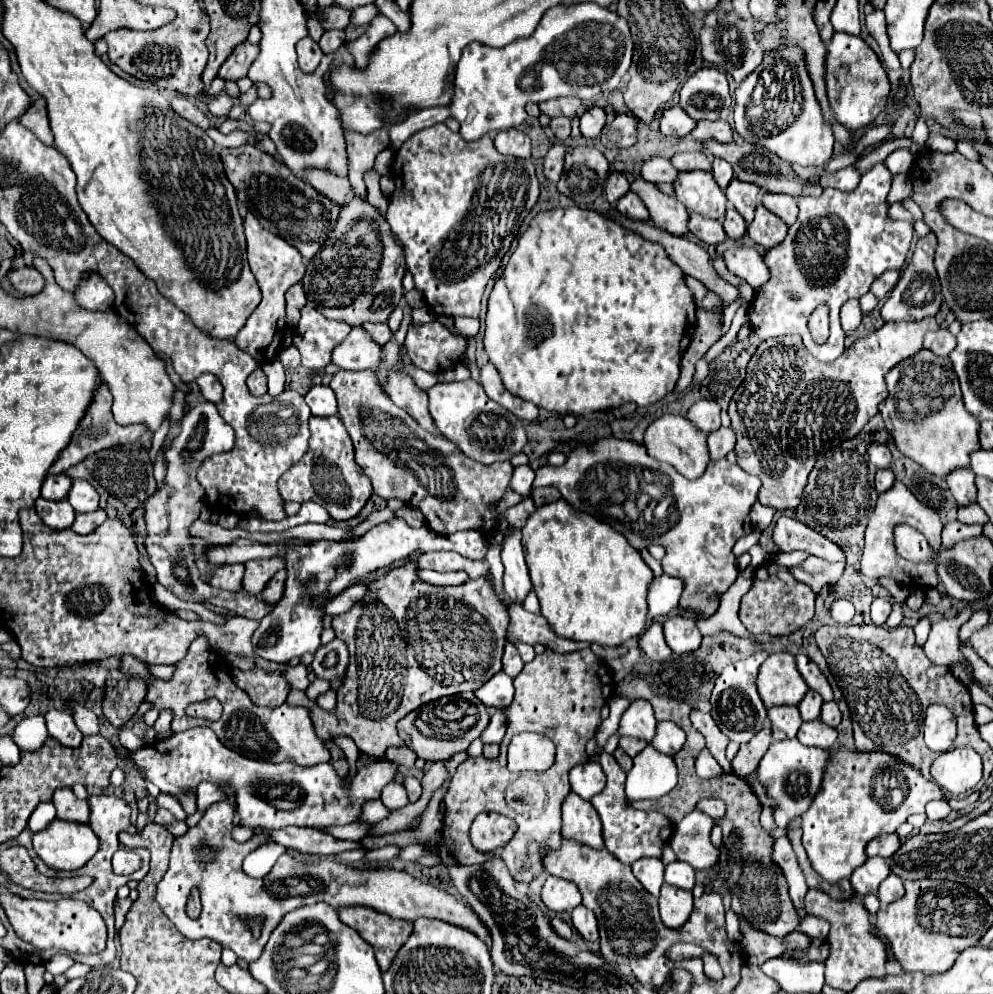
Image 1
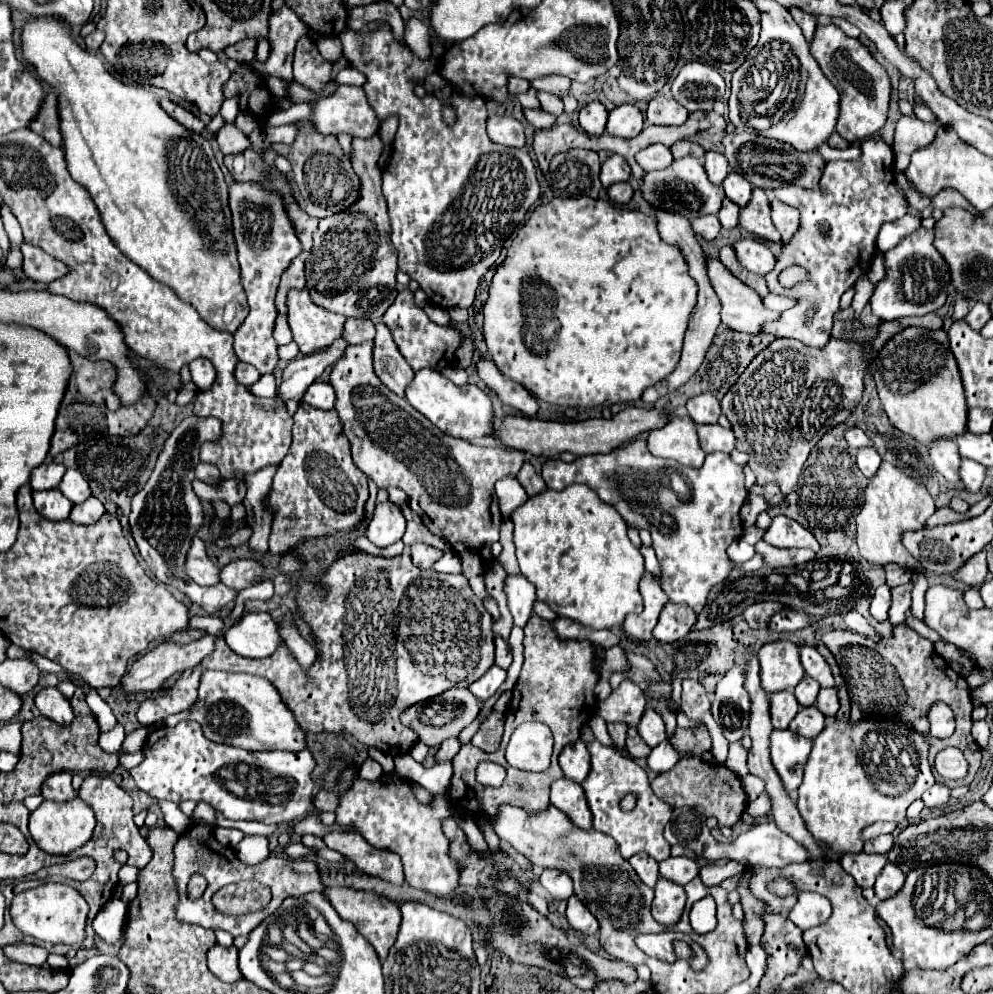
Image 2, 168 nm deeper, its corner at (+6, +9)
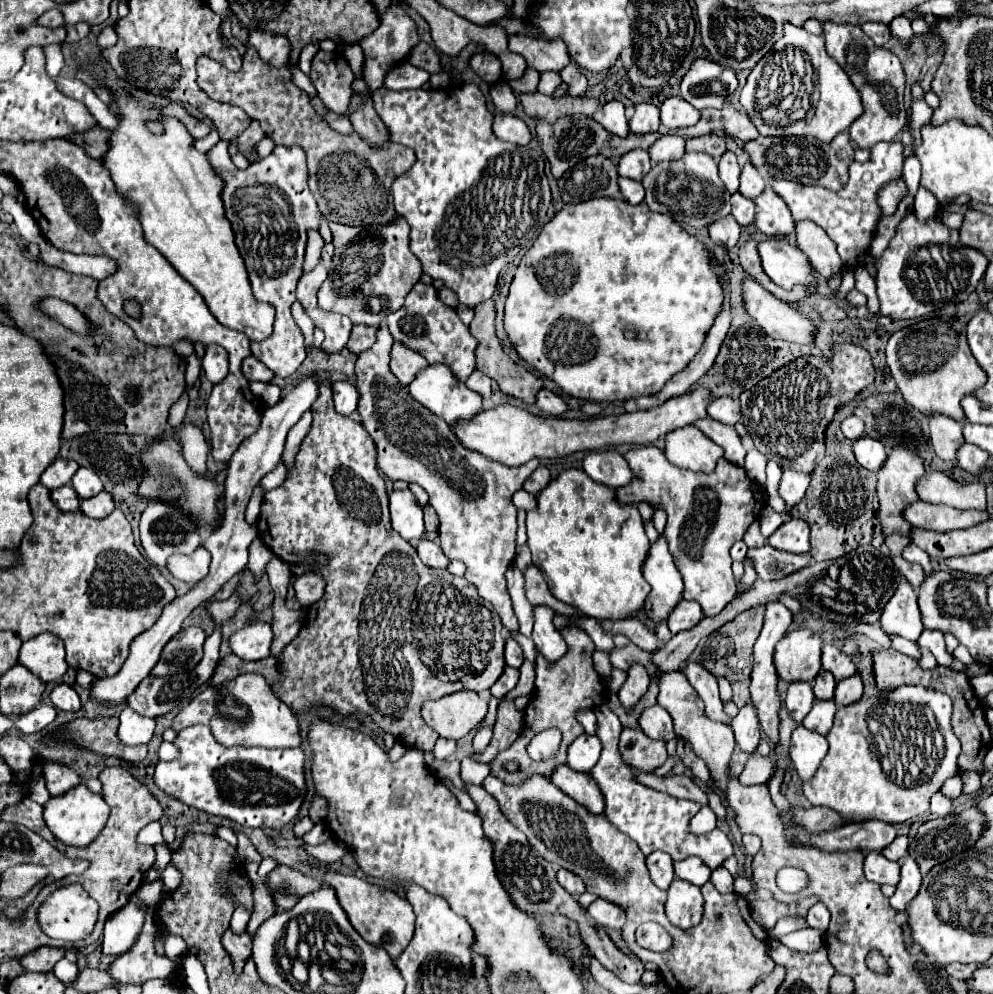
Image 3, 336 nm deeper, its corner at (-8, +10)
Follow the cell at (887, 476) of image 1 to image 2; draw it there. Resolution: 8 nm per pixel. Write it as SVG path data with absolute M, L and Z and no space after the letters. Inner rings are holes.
M866 446L866 448L860 448L858 454L856 454L856 464L860 468L860 472L866 476L866 478L872 478L876 474L876 470L880 468L880 454L872 448L872 446Z

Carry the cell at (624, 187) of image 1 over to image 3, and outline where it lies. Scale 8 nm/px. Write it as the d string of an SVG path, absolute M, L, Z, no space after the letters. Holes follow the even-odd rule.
M632 149L626 155L620 157L618 163L618 175L620 177L628 177L634 181L642 181L642 177L650 171L652 163L650 163L650 155L644 149Z

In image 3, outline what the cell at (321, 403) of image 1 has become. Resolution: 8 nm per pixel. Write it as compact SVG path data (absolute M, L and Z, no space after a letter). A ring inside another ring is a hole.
M336 381L332 383L332 393L334 393L334 405L340 415L350 415L356 411L358 405L358 391L350 381Z

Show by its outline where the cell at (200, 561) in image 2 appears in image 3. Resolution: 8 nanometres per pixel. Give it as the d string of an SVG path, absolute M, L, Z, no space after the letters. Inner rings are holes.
M200 545L192 555L174 555L168 561L168 569L176 579L198 583L208 575L208 551Z

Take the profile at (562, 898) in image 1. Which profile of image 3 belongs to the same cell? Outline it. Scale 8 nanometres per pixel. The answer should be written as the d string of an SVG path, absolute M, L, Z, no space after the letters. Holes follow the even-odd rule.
M558 869L558 883L574 897L578 897L578 895L582 895L586 891L584 881L578 875L574 875L572 871L568 871L568 869Z

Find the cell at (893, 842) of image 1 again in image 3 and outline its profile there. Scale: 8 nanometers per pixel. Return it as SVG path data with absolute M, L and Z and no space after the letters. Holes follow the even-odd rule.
M900 835L896 837L886 849L882 849L882 855L886 859L892 859L892 861L898 861L900 857L904 857L908 853L908 837L906 835Z

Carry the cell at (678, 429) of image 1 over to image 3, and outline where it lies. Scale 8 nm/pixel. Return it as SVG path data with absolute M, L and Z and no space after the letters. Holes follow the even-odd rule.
M696 425L670 431L666 435L664 451L672 465L702 473L712 473L716 461L724 455L724 451L720 451L720 447L712 439L708 439Z

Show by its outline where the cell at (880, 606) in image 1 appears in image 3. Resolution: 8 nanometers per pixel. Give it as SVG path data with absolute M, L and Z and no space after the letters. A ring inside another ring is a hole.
M902 581L888 601L888 605L882 611L880 625L884 633L894 633L900 637L906 637L910 641L916 641L922 631L922 619L920 609L916 603L916 591L908 581Z

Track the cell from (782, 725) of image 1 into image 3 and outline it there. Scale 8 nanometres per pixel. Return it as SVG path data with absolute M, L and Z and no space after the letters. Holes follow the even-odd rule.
M792 683L786 691L786 711L788 715L796 721L802 723L802 719L810 713L814 703L814 695L812 695L812 685L810 683Z

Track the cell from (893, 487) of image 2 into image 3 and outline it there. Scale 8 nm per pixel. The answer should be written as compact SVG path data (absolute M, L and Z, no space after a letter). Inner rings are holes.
M896 447L896 449L888 455L888 459L886 459L882 471L878 471L878 501L880 501L878 517L880 517L880 527L882 527L882 535L884 535L884 537L894 535L894 533L900 533L900 535L912 539L912 529L914 529L914 527L906 521L904 509L906 509L910 503L914 503L914 501L920 499L918 493L916 493L916 485L918 485L918 481L920 481L924 475L926 475L926 471L924 471L924 467L922 467L922 461L920 461L912 451L904 449L904 447Z

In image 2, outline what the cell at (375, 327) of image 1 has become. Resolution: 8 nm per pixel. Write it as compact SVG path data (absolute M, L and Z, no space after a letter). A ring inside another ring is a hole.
M348 318L346 324L344 324L342 338L348 344L362 344L362 342L374 340L374 334L376 334L376 328L374 328L372 320L366 320L366 318Z

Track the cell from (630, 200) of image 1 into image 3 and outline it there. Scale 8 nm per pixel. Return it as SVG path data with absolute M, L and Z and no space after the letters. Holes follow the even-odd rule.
M618 179L618 183L620 183L620 193L622 193L624 201L628 201L630 205L638 205L644 201L644 187L640 181Z

